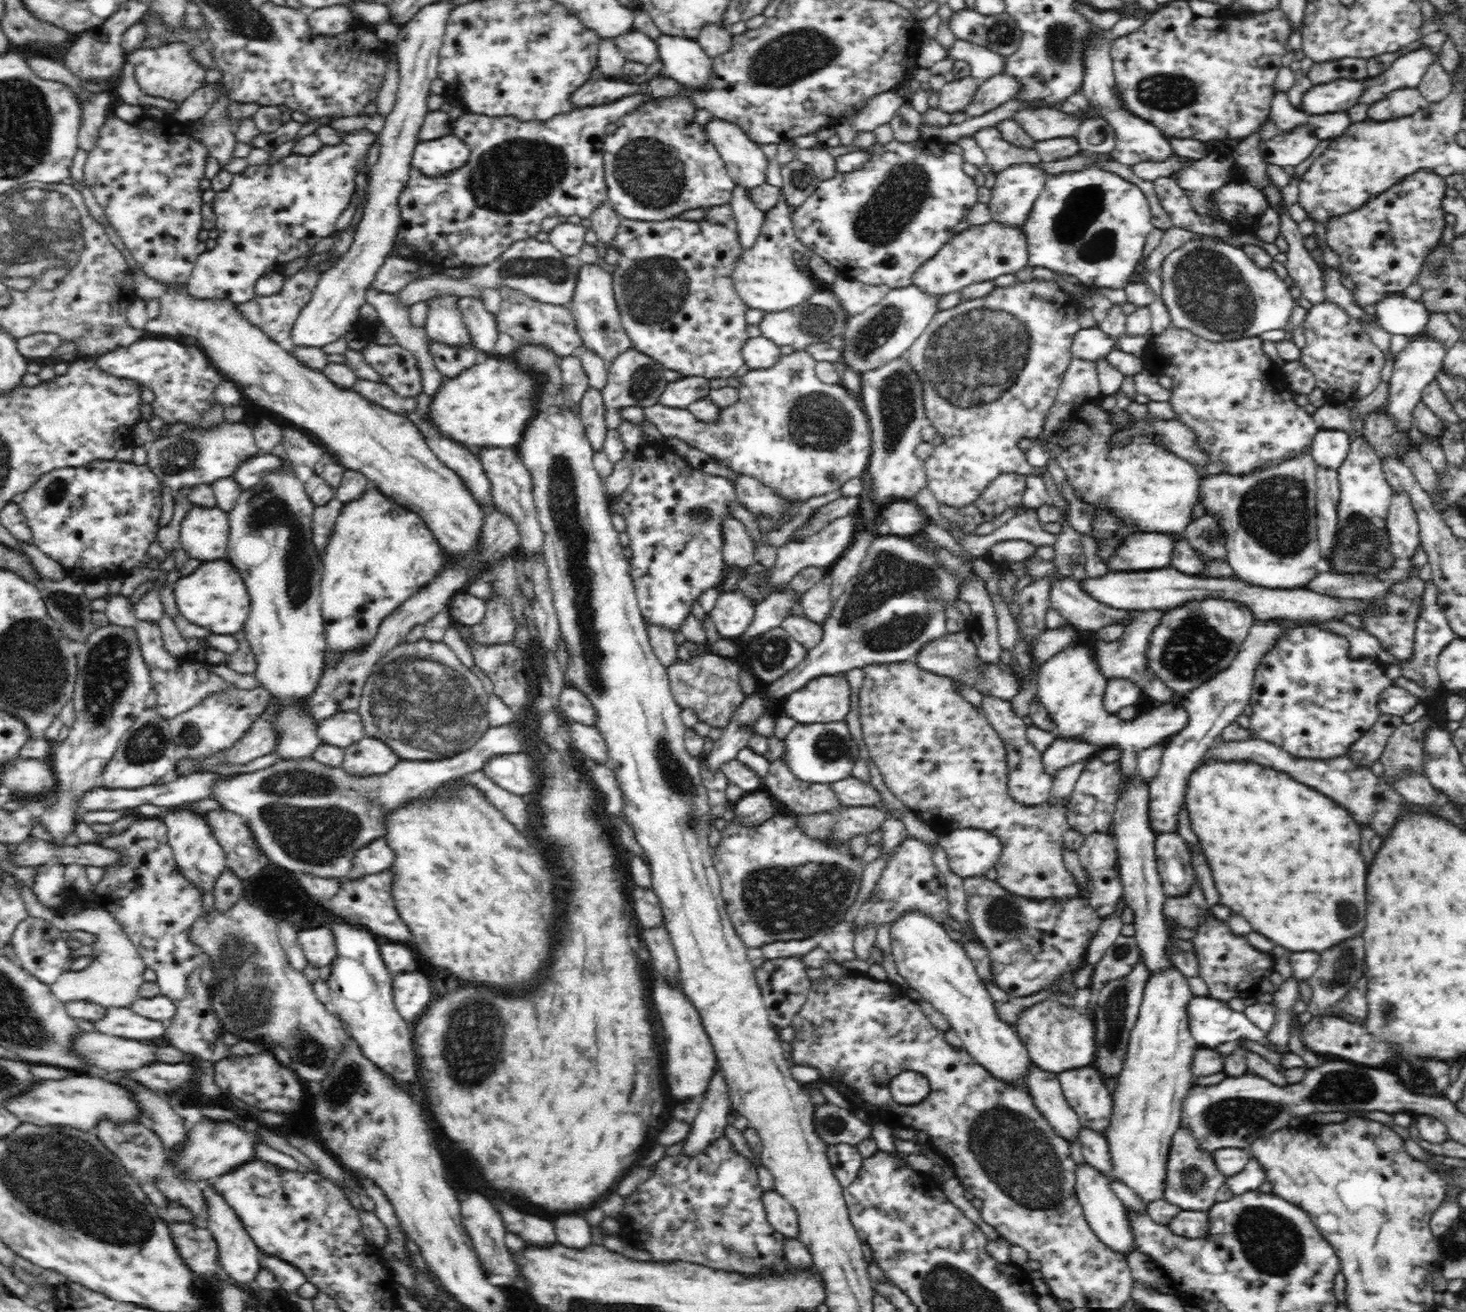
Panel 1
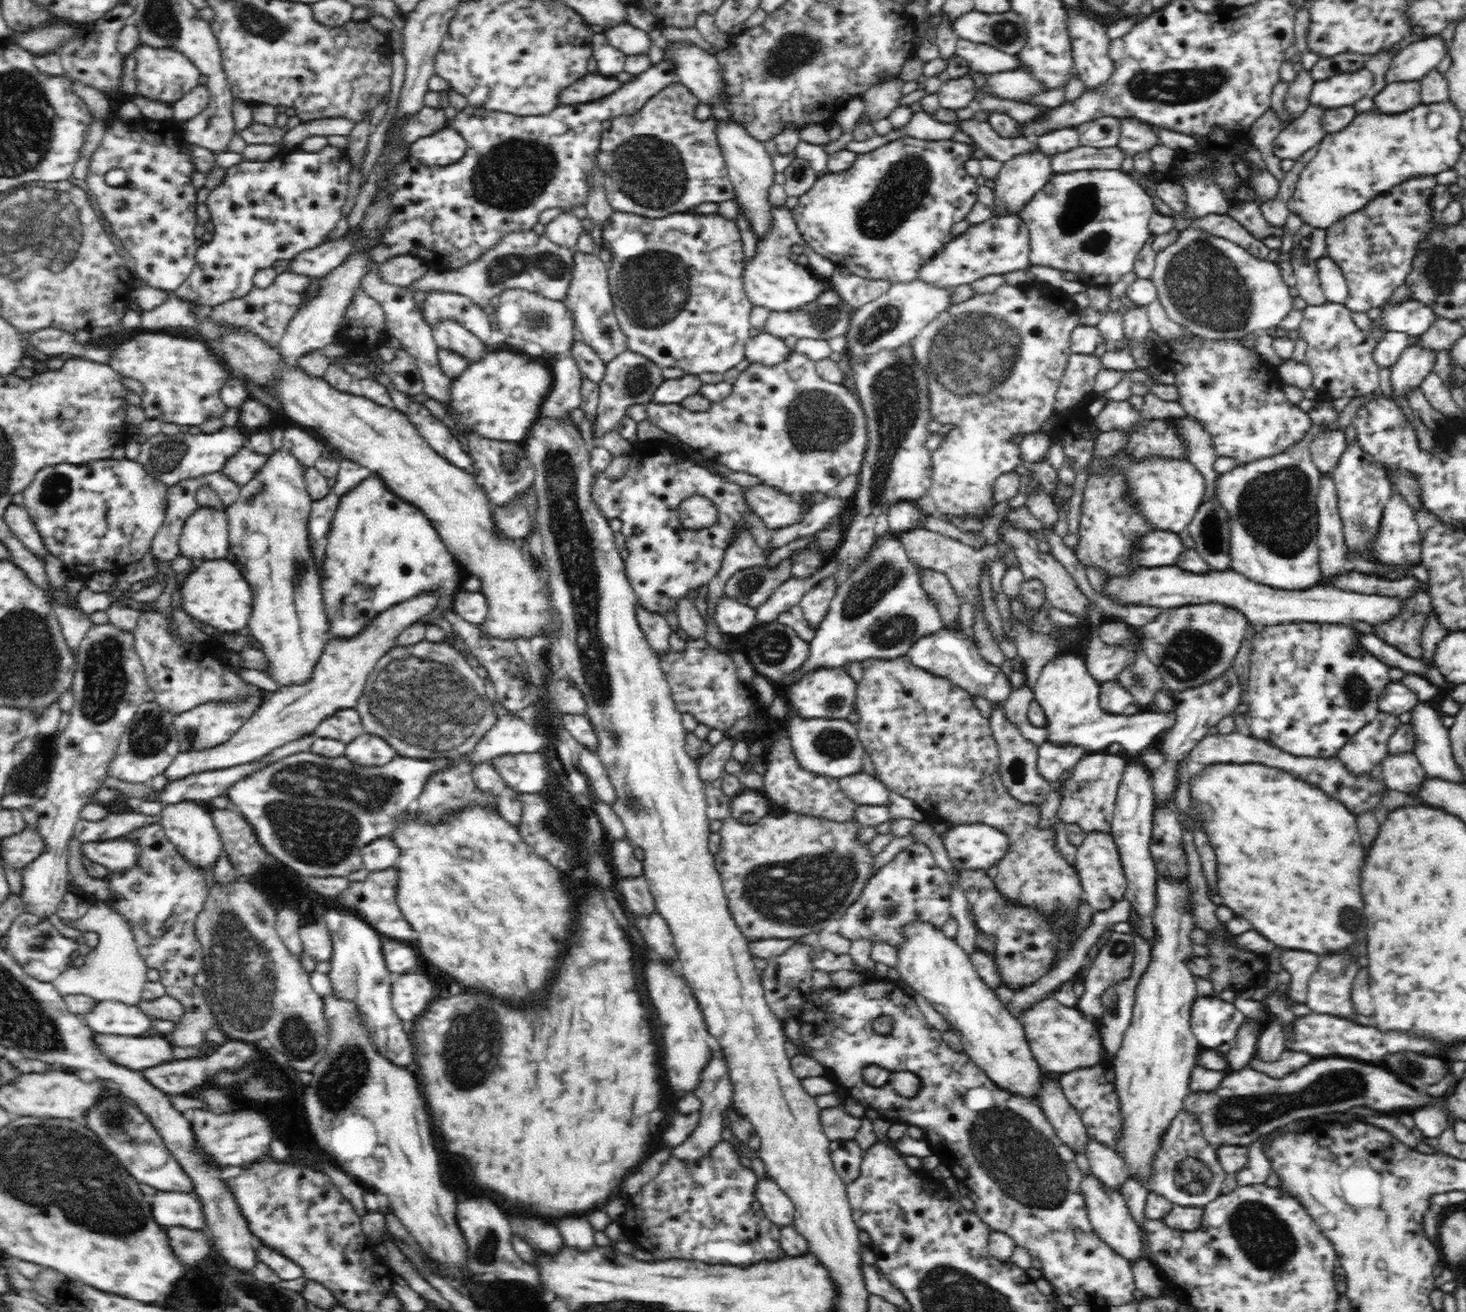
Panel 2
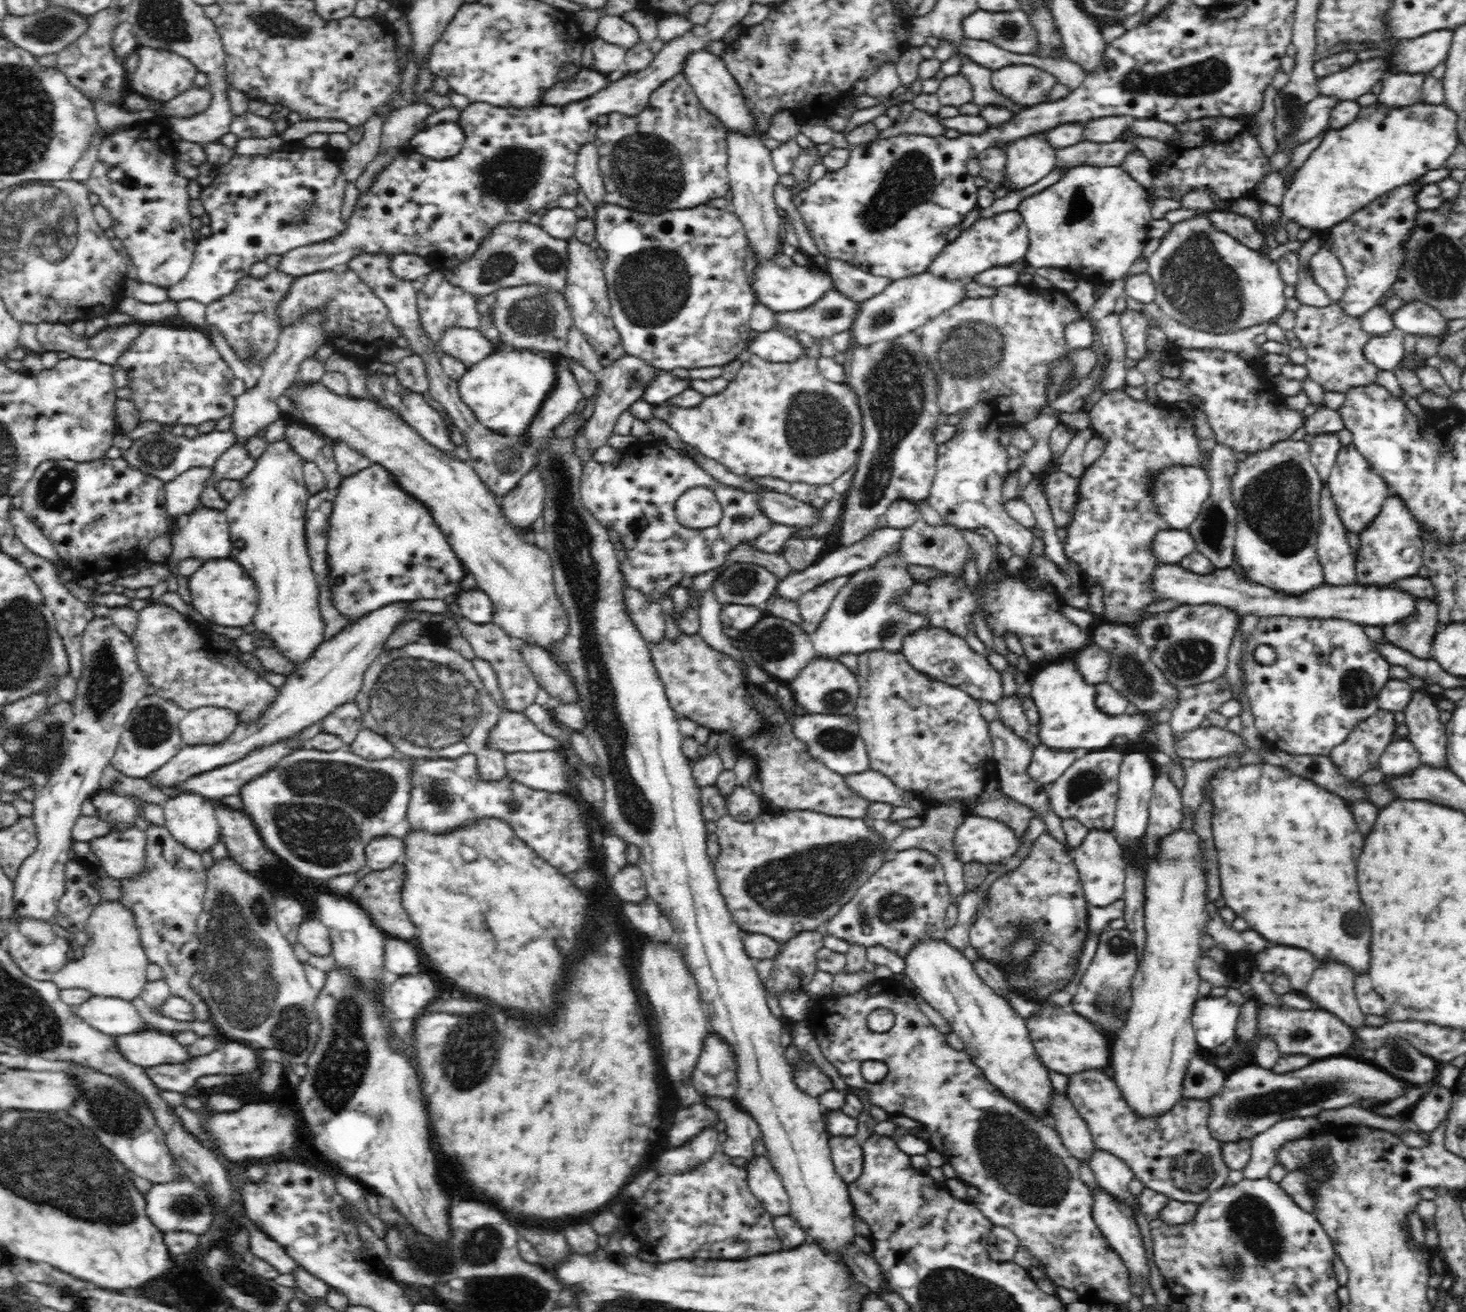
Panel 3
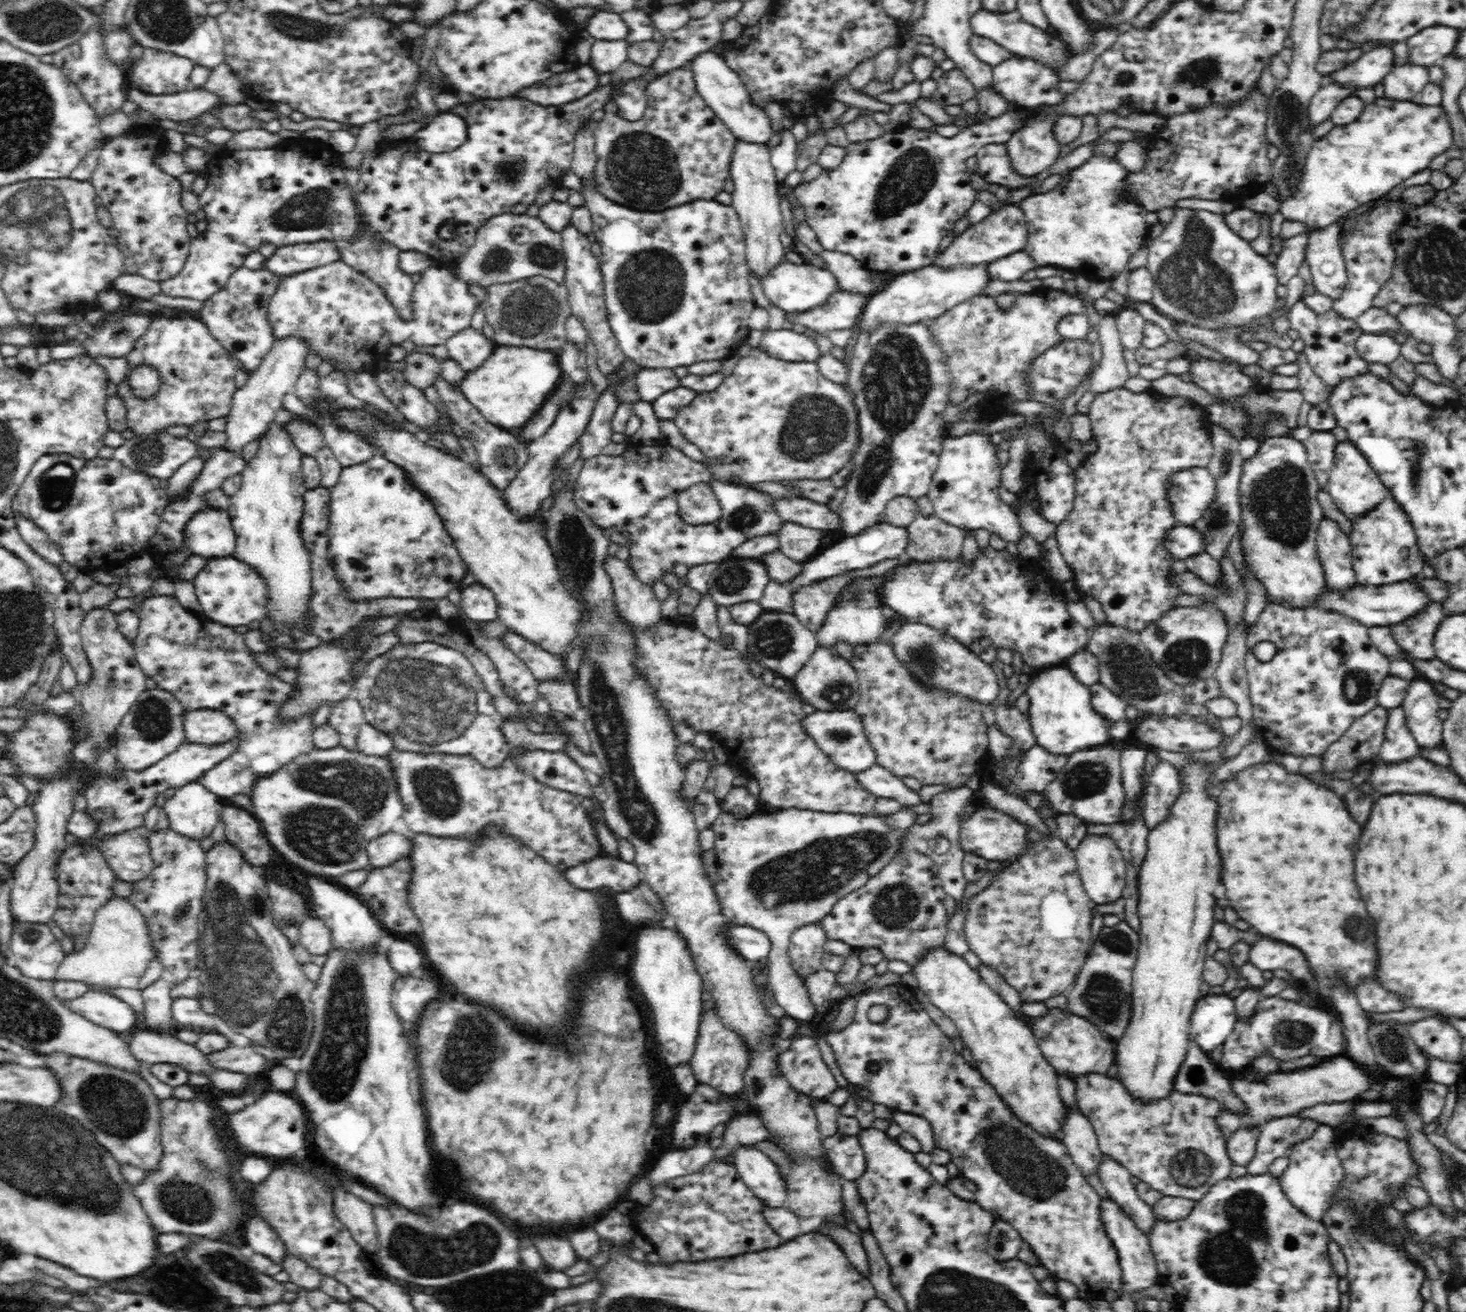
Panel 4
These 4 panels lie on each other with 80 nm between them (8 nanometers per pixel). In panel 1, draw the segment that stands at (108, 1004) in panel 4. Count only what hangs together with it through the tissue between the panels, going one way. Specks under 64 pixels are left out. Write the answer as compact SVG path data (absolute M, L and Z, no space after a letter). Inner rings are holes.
M108 1008L103 1010L106 1018L96 1022L97 1032L127 1039L156 1041L163 1043L167 1024L158 1020L150 1020L124 1008Z

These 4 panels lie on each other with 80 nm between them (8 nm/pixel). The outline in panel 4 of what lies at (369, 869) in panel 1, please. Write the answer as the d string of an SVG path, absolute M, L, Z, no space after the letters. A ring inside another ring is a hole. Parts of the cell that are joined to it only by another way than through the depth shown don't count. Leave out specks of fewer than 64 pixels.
M388 831L372 839L366 848L369 864L374 867L390 866L395 860L411 854L412 838L400 832Z

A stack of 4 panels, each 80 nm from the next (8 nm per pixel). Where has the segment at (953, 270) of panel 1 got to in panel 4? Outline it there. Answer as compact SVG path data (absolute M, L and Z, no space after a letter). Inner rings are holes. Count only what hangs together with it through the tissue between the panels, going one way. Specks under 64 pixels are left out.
M1002 204L998 209L992 210L982 222L970 225L957 235L952 243L938 254L934 263L941 267L989 263L1001 256L1024 249L1028 235L1026 217L1020 204Z

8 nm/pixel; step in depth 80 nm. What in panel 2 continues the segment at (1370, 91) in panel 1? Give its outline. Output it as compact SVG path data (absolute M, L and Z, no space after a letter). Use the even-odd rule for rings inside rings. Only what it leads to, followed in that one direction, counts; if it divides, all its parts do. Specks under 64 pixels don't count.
M1439 35L1411 43L1392 58L1386 72L1386 85L1396 82L1421 82L1428 72L1438 67L1446 55L1444 40Z

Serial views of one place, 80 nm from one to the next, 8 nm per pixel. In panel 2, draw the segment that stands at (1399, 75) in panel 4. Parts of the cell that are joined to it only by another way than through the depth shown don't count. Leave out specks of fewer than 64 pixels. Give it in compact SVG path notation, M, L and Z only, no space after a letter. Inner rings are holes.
M1396 82L1386 85L1373 99L1374 110L1387 116L1404 114L1423 105L1421 96L1421 82Z

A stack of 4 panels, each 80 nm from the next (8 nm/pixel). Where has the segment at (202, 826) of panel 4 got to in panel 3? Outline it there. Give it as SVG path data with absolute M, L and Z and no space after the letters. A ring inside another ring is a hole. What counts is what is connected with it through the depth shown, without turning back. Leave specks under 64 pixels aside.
M187 792L178 798L168 799L163 805L164 826L170 831L174 840L186 846L194 853L211 852L212 847L220 842L220 827L216 818L218 804L214 799L203 798L202 795Z

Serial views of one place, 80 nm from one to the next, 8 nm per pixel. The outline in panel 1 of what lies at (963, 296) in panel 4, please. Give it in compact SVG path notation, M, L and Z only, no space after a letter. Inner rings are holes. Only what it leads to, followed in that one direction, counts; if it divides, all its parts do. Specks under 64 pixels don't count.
M916 285L890 289L874 306L868 307L864 314L847 319L844 328L841 357L846 367L861 376L866 370L885 365L906 352L925 332L932 318L939 312L936 309L938 297L928 295Z

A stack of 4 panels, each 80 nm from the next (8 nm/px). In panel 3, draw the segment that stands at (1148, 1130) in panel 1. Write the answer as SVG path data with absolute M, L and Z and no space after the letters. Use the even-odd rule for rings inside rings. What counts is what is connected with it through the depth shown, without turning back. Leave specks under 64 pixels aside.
M1177 830L1171 835L1165 836L1159 842L1159 859L1150 859L1149 865L1145 872L1145 929L1146 929L1146 946L1143 952L1143 959L1138 965L1137 972L1132 977L1131 986L1131 1006L1128 1009L1128 1018L1125 1020L1125 1026L1116 1033L1118 1038L1112 1042L1112 1062L1110 1066L1114 1069L1114 1082L1120 1088L1122 1097L1126 1100L1126 1105L1130 1106L1130 1109L1134 1110L1134 1114L1137 1114L1138 1118L1152 1118L1159 1117L1162 1114L1166 1114L1183 1096L1183 1082L1186 1072L1188 1072L1188 1066L1190 1062L1196 1058L1199 1052L1202 1052L1197 1038L1195 1036L1194 1028L1192 1027L1191 1020L1193 1018L1193 1011L1200 999L1198 996L1198 984L1200 984L1200 975L1198 974L1197 963L1200 958L1205 956L1204 951L1200 947L1200 934L1204 934L1204 926L1206 926L1206 876L1204 876L1204 866L1202 866L1202 852L1200 852L1200 838L1194 834L1194 832L1184 832L1184 830Z

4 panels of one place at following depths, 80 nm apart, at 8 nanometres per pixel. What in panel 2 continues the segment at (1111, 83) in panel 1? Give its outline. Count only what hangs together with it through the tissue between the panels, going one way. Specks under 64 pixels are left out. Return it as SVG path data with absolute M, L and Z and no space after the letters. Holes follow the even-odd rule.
M1064 4L1064 8L1067 9L1067 16L1069 17L1074 71L1084 84L1084 88L1094 92L1094 89L1101 87L1114 73L1113 63L1108 54L1112 38L1107 35L1105 27L1102 27L1098 21L1094 21L1092 16L1088 17L1088 15L1084 15L1084 13L1080 13L1076 9L1067 8L1066 4ZM1120 118L1120 136L1117 147L1125 158L1134 158L1138 153L1148 153L1155 146L1163 145L1156 128L1141 120Z

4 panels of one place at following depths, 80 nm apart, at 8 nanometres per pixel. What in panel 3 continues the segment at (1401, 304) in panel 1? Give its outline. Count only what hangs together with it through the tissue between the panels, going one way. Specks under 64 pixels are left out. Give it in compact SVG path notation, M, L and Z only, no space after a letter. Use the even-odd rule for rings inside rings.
M1406 302L1391 314L1394 327L1418 337L1442 336L1446 333L1445 316L1423 302Z

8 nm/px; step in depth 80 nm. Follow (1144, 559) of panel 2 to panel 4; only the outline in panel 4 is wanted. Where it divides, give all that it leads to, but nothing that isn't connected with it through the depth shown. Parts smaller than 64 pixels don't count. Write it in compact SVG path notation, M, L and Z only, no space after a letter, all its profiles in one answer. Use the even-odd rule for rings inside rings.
M1193 525L1176 526L1168 536L1169 552L1178 561L1206 553L1204 536Z

